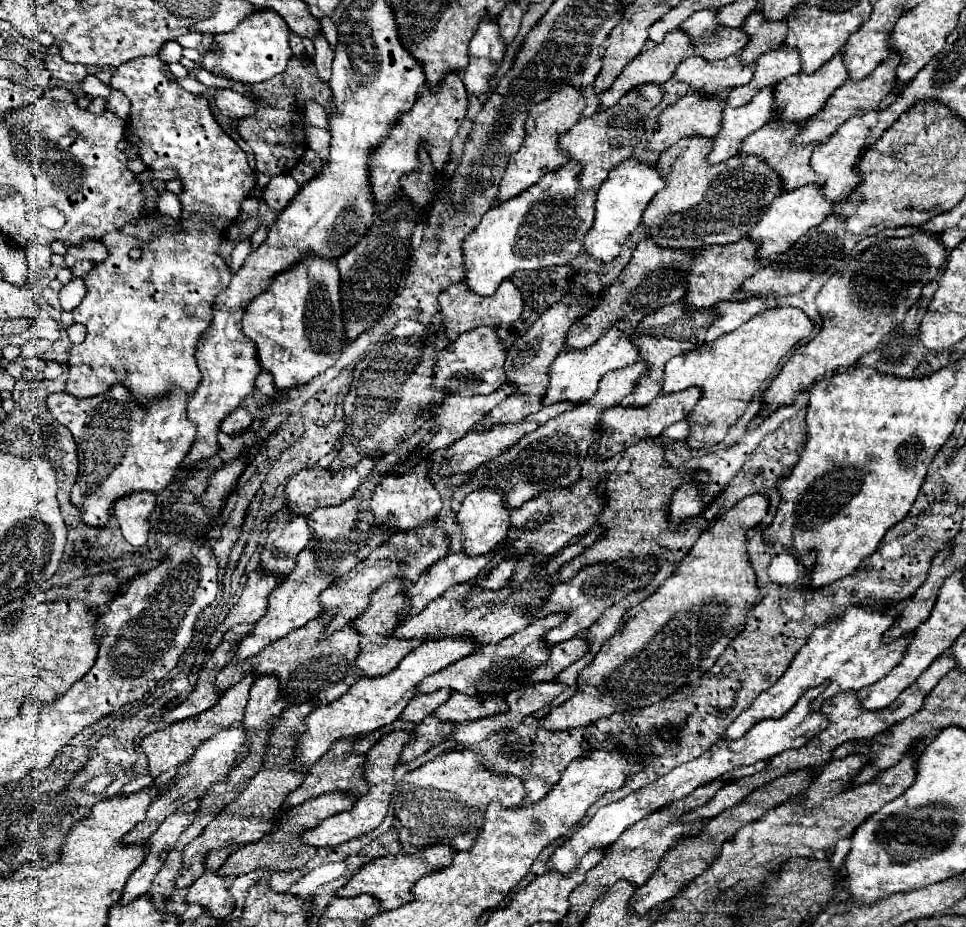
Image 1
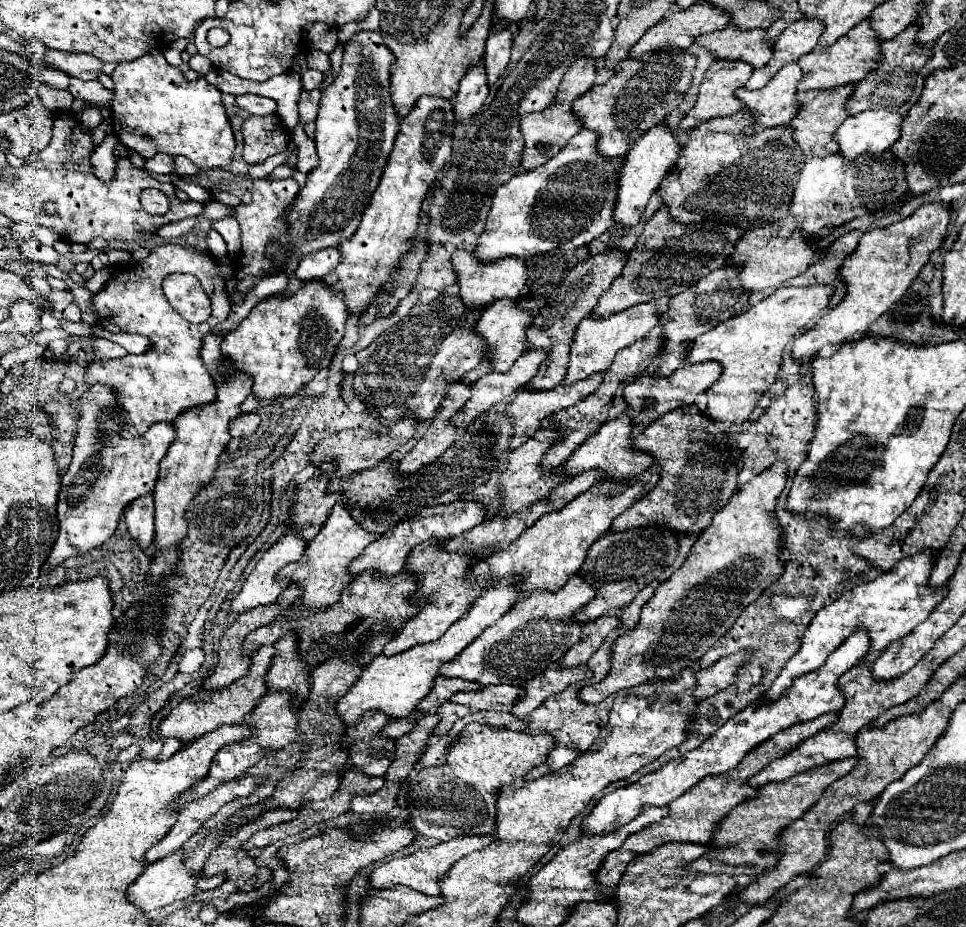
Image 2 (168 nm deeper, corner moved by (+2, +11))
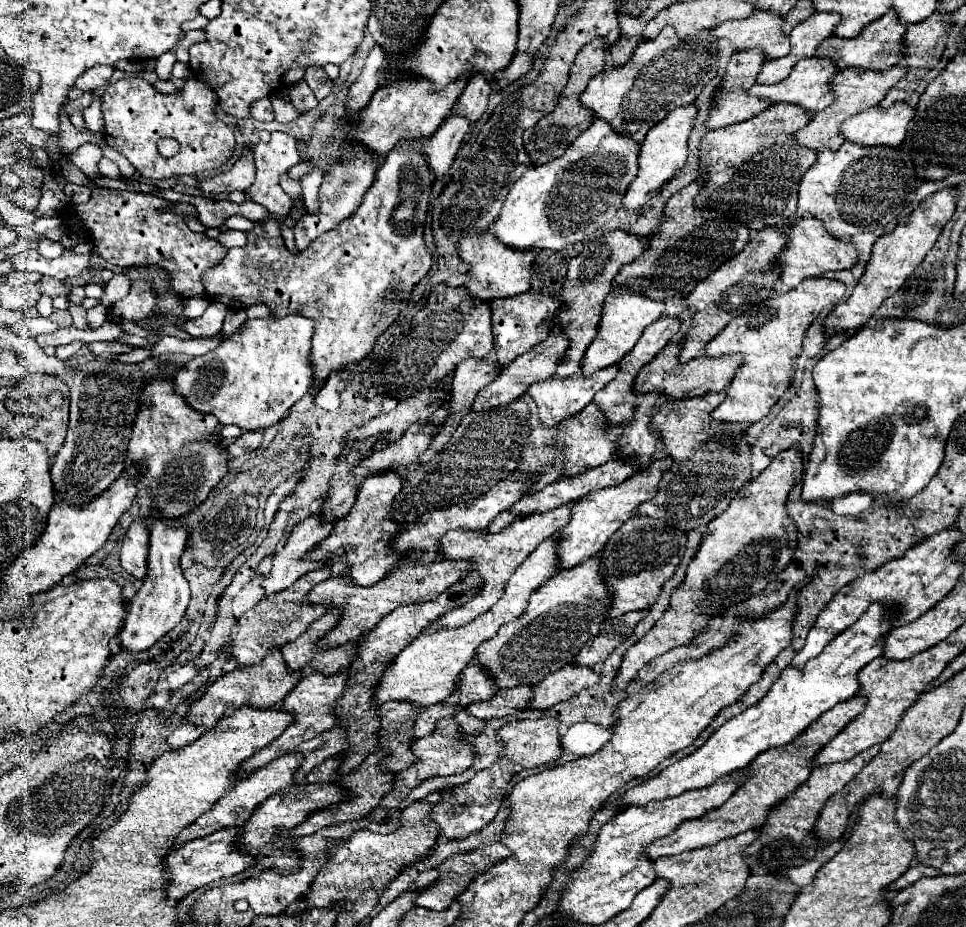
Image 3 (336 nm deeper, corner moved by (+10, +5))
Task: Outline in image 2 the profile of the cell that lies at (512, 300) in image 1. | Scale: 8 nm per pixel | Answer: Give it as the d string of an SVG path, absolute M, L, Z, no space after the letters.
M458 249L452 255L452 263L454 263L454 271L456 271L456 279L460 283L460 297L466 303L466 307L470 309L480 309L486 307L498 299L518 299L526 279L528 279L528 271L522 259L516 257L502 257L496 259L492 263L480 263L474 253Z

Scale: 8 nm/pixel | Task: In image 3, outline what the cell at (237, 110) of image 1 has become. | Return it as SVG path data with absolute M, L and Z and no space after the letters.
M258 99L254 101L254 105L250 105L250 115L256 119L256 121L272 121L274 115L272 115L272 105L268 99Z

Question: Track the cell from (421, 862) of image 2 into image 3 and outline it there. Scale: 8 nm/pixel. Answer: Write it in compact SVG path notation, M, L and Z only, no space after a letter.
M492 843L492 845L486 845L484 849L474 849L474 851L466 851L466 853L454 853L450 855L444 863L440 863L440 867L436 869L438 871L438 879L430 885L426 885L418 895L416 895L416 905L418 907L426 907L426 909L434 909L434 911L442 911L446 909L454 897L458 897L462 893L462 889L466 889L466 885L478 875L482 873L482 869L490 867L492 861L498 861L500 857L508 857L510 851L506 845L502 843Z

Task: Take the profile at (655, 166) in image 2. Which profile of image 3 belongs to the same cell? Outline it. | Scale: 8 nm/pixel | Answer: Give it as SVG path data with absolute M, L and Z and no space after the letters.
M686 105L686 107L678 107L674 111L668 113L666 119L662 119L658 125L654 125L640 149L638 155L638 175L634 177L634 181L630 183L630 187L626 189L624 195L624 209L640 209L648 199L652 199L660 187L670 181L686 163L686 155L688 155L688 135L690 129L694 125L694 117L696 117L696 107L694 105Z

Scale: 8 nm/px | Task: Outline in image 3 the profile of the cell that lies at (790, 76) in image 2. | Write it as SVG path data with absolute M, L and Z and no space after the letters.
M810 57L810 59L798 61L794 65L792 73L784 81L776 83L776 85L754 85L754 87L750 87L750 93L754 97L770 99L772 103L802 105L802 109L806 109L808 113L818 113L834 101L834 93L830 91L830 83L836 73L838 73L838 67L830 57Z

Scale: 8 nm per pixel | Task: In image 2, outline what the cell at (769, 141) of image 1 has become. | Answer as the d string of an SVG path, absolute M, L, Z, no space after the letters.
M840 85L840 87L820 91L818 97L814 97L810 103L802 105L798 117L794 117L790 121L790 127L794 129L794 139L806 157L838 153L838 143L834 143L834 133L836 133L838 125L850 115L846 109L846 103L848 103L848 97L852 95L852 91L854 91L854 85Z

